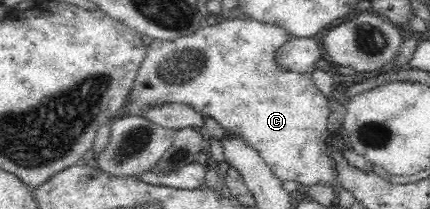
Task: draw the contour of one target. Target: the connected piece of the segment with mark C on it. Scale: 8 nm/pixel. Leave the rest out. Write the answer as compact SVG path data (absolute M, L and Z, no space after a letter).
M234 17L234 21L220 21L218 25L203 24L198 31L192 35L179 36L178 39L153 39L151 44L146 47L146 57L139 67L138 75L136 76L133 90L129 95L128 105L124 105L119 111L118 116L137 116L143 117L143 111L150 108L151 105L160 104L185 104L198 111L205 118L212 118L220 123L228 135L234 135L235 139L242 139L248 147L254 147L254 150L262 157L267 167L274 173L274 176L282 181L294 181L295 183L305 186L330 186L334 189L334 169L332 159L329 155L330 133L327 129L328 117L330 117L330 109L328 108L329 101L318 90L314 80L312 80L311 73L293 73L292 71L285 71L284 67L276 62L277 49L282 47L282 44L287 40L294 39L294 36L286 33L286 30L275 26L274 24L267 24L258 20L254 21L240 21L239 17Z

